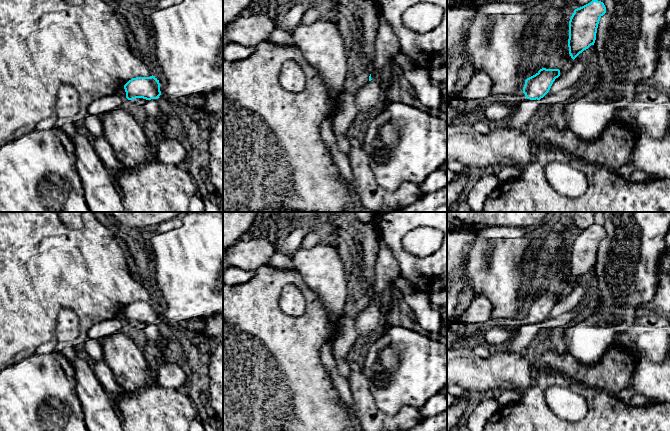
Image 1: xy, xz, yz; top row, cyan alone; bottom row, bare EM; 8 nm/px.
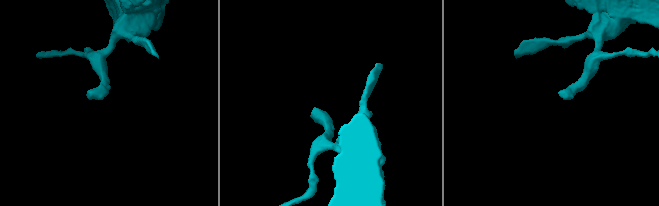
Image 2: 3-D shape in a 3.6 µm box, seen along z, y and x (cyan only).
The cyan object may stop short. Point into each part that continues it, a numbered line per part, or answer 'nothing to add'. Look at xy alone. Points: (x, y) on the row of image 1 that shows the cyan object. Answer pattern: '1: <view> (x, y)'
nothing to add

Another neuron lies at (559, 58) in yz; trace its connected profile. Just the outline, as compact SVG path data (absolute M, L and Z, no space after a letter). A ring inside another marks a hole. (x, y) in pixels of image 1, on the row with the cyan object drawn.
M569 22L561 30L560 36L545 56L542 63L535 63L527 70L527 78L535 75L542 68L559 69L560 75L565 74L572 67L573 59L569 54Z

